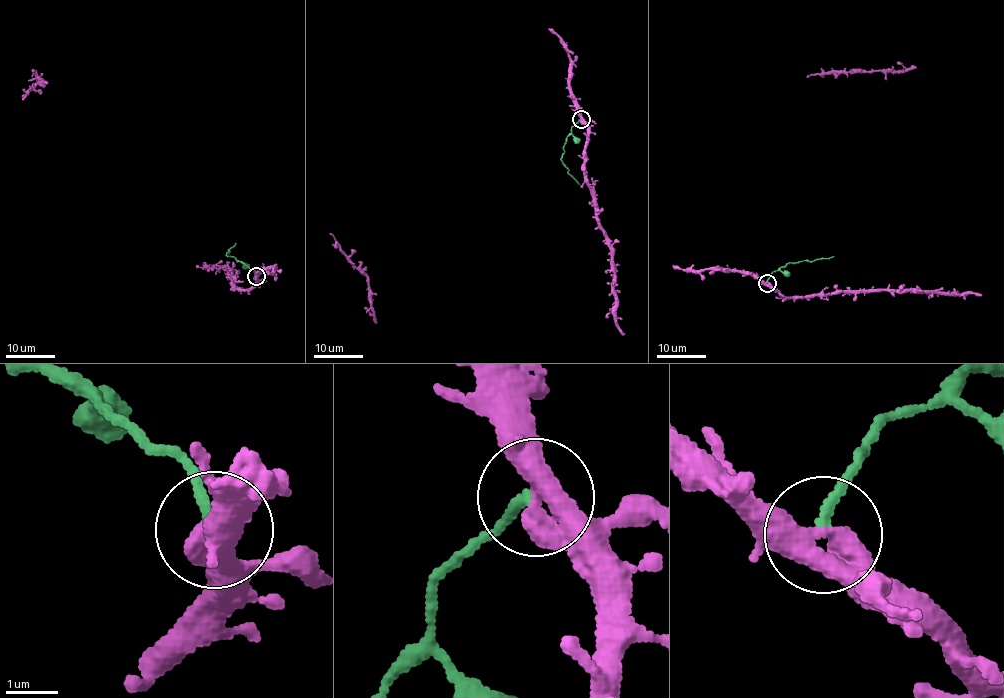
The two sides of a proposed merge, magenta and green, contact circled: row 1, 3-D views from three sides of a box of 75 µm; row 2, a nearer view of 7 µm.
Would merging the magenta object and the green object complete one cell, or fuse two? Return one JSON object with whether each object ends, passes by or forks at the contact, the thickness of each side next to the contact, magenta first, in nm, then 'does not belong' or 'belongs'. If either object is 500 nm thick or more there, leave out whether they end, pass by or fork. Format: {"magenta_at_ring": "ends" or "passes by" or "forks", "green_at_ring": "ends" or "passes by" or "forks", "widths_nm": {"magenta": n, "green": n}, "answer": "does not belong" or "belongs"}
{"magenta_at_ring": "passes by", "green_at_ring": "ends", "widths_nm": {"magenta": 480, "green": 190}, "answer": "does not belong"}

